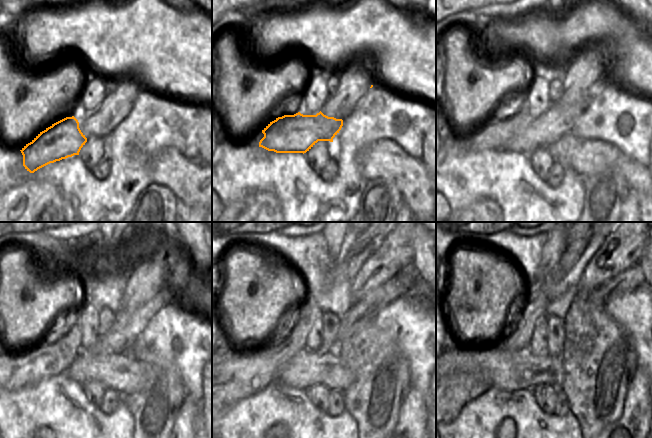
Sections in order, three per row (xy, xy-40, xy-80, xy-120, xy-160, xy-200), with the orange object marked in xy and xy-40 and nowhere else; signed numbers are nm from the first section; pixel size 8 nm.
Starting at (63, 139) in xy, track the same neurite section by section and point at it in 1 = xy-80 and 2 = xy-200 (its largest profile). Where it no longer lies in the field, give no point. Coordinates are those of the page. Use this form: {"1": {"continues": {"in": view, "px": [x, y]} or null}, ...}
{"1": {"continues": {"in": "xy-80", "px": [553, 124]}}, "2": {"continues": {"in": "xy-200", "px": [631, 278]}}}

